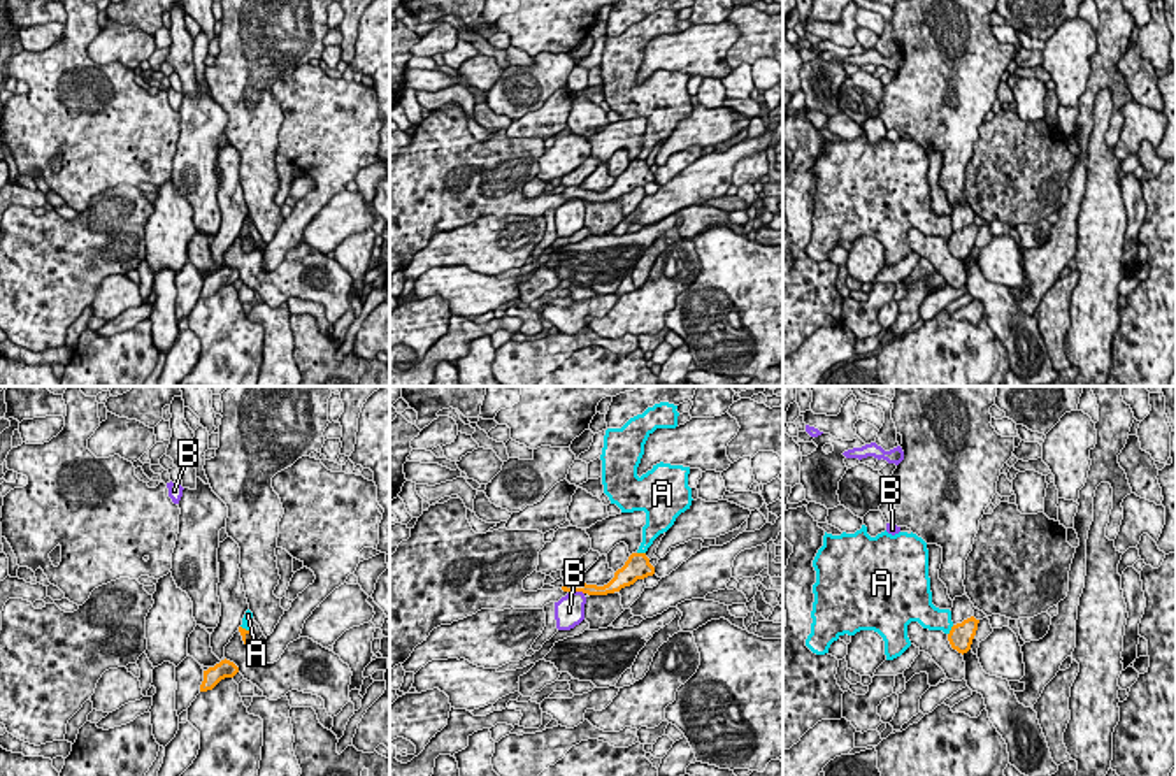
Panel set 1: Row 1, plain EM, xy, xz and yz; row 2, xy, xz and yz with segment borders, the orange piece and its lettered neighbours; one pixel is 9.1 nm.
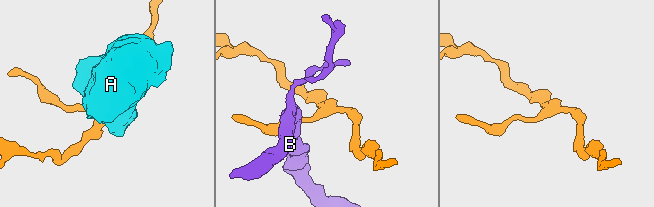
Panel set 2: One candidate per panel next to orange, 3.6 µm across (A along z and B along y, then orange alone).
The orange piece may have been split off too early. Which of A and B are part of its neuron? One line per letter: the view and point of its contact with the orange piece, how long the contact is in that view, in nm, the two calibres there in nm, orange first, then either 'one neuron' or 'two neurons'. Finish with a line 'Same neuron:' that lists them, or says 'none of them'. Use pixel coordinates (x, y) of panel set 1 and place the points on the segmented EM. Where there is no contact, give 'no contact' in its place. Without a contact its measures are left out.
A: yz (950, 631) | 110 nm | 240/220 nm | two neurons
B: xz (576, 590) | 150 nm | 130/280 nm | two neurons
Same neuron: none of them

